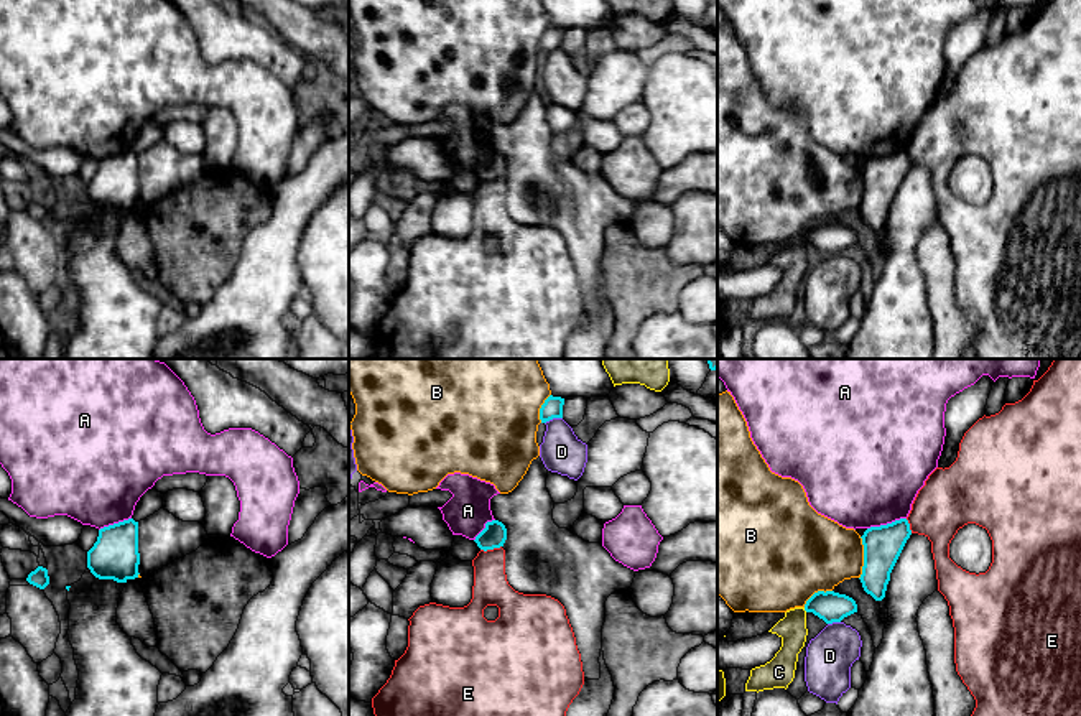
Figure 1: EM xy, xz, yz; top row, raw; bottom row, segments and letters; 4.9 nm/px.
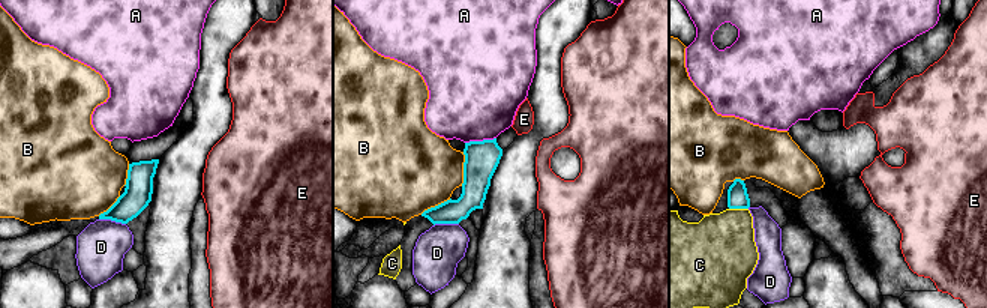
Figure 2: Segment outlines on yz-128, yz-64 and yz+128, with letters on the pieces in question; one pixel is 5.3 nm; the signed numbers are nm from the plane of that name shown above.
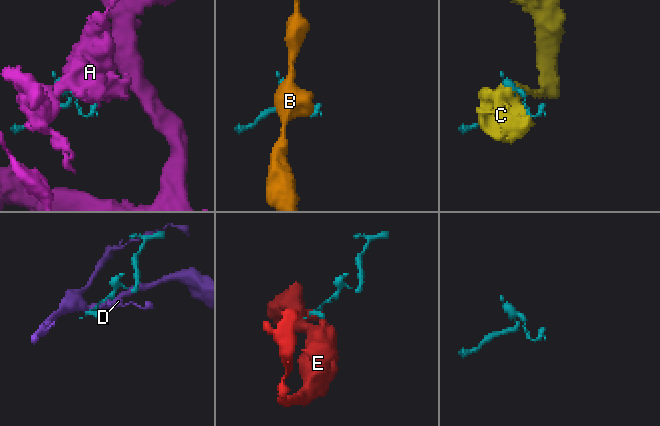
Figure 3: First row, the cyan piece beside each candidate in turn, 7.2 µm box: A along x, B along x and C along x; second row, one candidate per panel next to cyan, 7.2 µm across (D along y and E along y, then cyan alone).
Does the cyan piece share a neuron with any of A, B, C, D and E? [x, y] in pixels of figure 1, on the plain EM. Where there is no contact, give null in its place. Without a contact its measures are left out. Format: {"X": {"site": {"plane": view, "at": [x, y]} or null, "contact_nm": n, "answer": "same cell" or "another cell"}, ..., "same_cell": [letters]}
{"A": {"site": {"plane": "yz", "at": [887, 155]}, "contact_nm": 200, "answer": "another cell"}, "B": {"site": {"plane": "yz", "at": [864, 190]}, "contact_nm": 200, "answer": "another cell"}, "C": {"site": {"plane": "yz", "at": [805, 241]}, "contact_nm": 30, "answer": "another cell"}, "D": {"site": {"plane": "xz", "at": [553, 48]}, "contact_nm": 90, "answer": "another cell"}, "E": {"site": {"plane": "xz", "at": [491, 180]}, "contact_nm": 110, "answer": "another cell"}, "same_cell": []}

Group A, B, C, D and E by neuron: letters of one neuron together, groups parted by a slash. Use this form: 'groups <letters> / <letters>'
groups A / B / C / D / E

